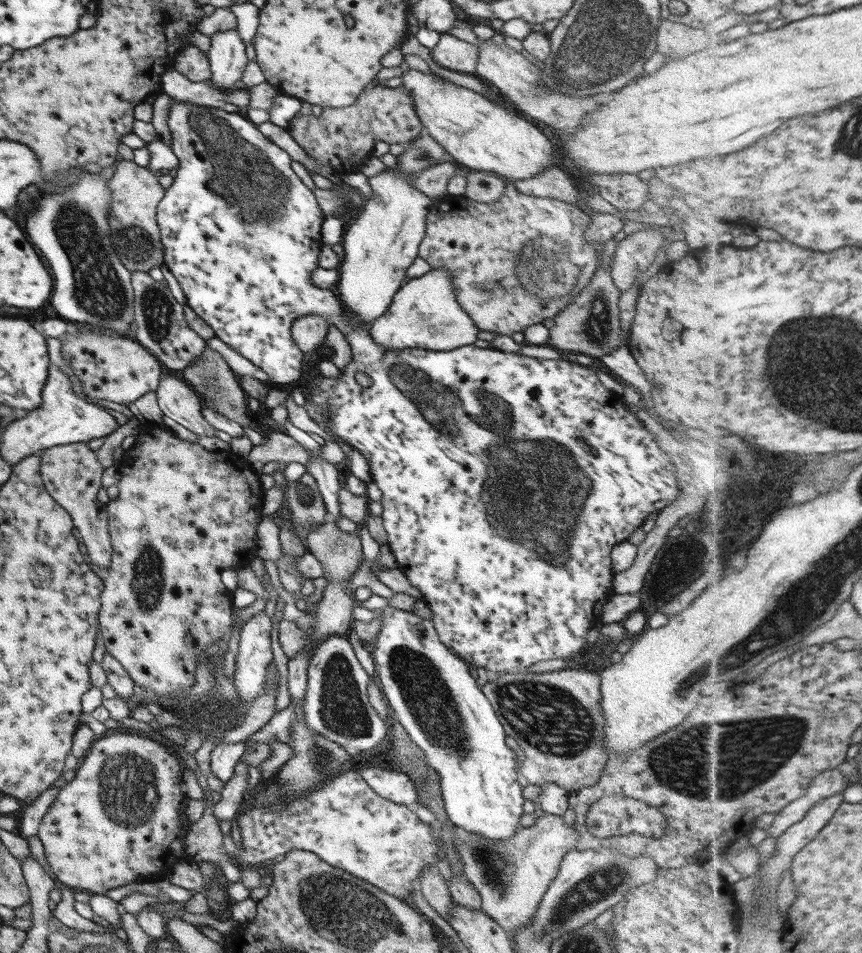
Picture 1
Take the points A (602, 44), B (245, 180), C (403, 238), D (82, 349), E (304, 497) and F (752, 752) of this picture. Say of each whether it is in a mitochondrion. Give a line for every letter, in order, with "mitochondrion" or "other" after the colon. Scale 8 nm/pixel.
A: mitochondrion
B: mitochondrion
C: other
D: other
E: mitochondrion
F: mitochondrion

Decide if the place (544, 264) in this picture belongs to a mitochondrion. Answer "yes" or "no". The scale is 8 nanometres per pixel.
yes

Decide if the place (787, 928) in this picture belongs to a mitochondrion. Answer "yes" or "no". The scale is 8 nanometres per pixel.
no

